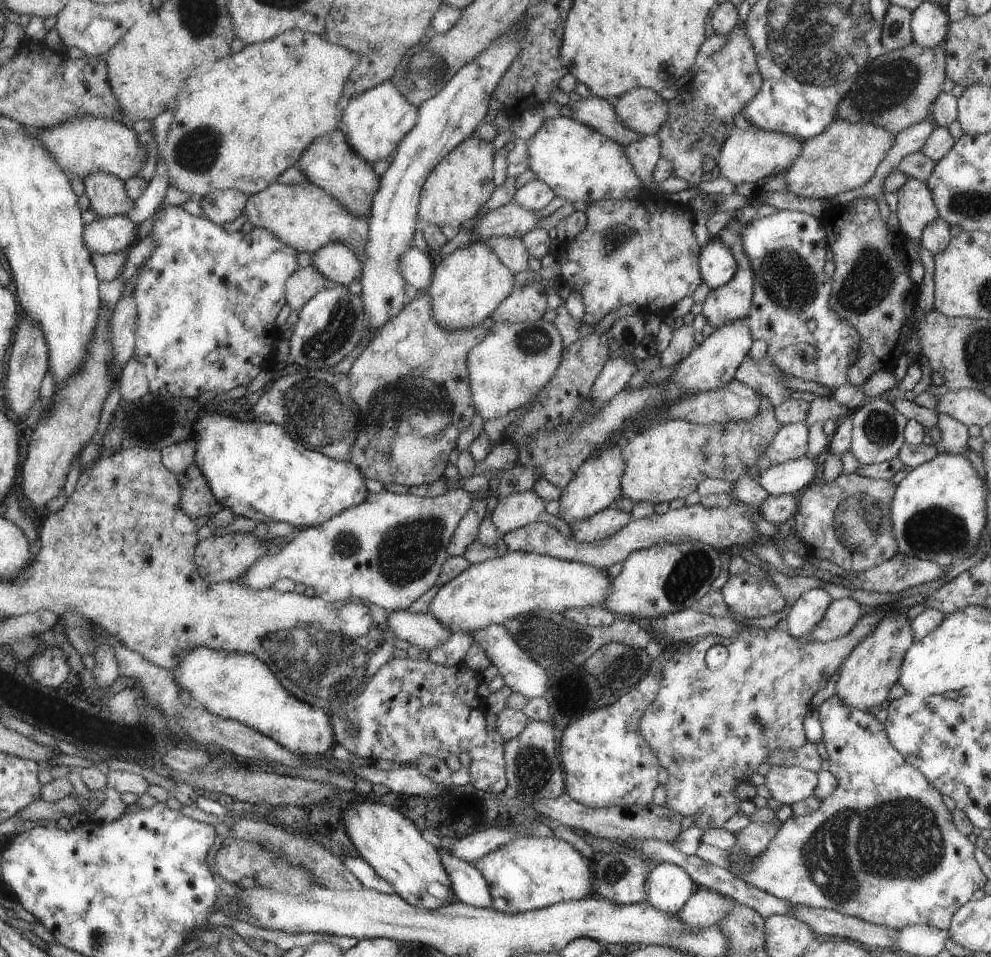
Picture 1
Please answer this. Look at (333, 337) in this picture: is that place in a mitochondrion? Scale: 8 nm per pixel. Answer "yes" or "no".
yes

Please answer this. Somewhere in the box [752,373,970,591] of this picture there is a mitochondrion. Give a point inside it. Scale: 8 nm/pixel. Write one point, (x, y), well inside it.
(858, 519)

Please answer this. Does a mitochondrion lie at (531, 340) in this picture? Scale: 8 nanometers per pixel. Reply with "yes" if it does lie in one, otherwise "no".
yes

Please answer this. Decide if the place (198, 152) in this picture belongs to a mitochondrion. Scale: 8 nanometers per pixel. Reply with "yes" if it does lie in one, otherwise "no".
yes

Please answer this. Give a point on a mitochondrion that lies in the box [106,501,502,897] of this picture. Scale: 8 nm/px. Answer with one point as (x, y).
(326, 667)

